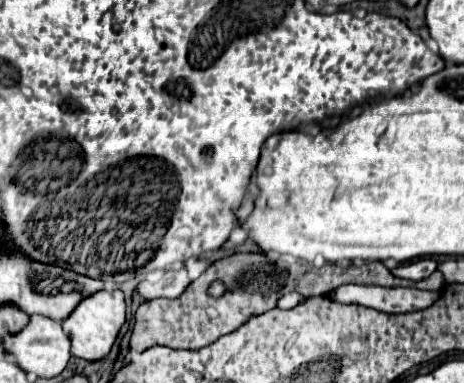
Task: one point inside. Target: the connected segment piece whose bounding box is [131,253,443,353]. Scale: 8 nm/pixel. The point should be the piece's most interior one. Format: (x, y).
(252, 284)

